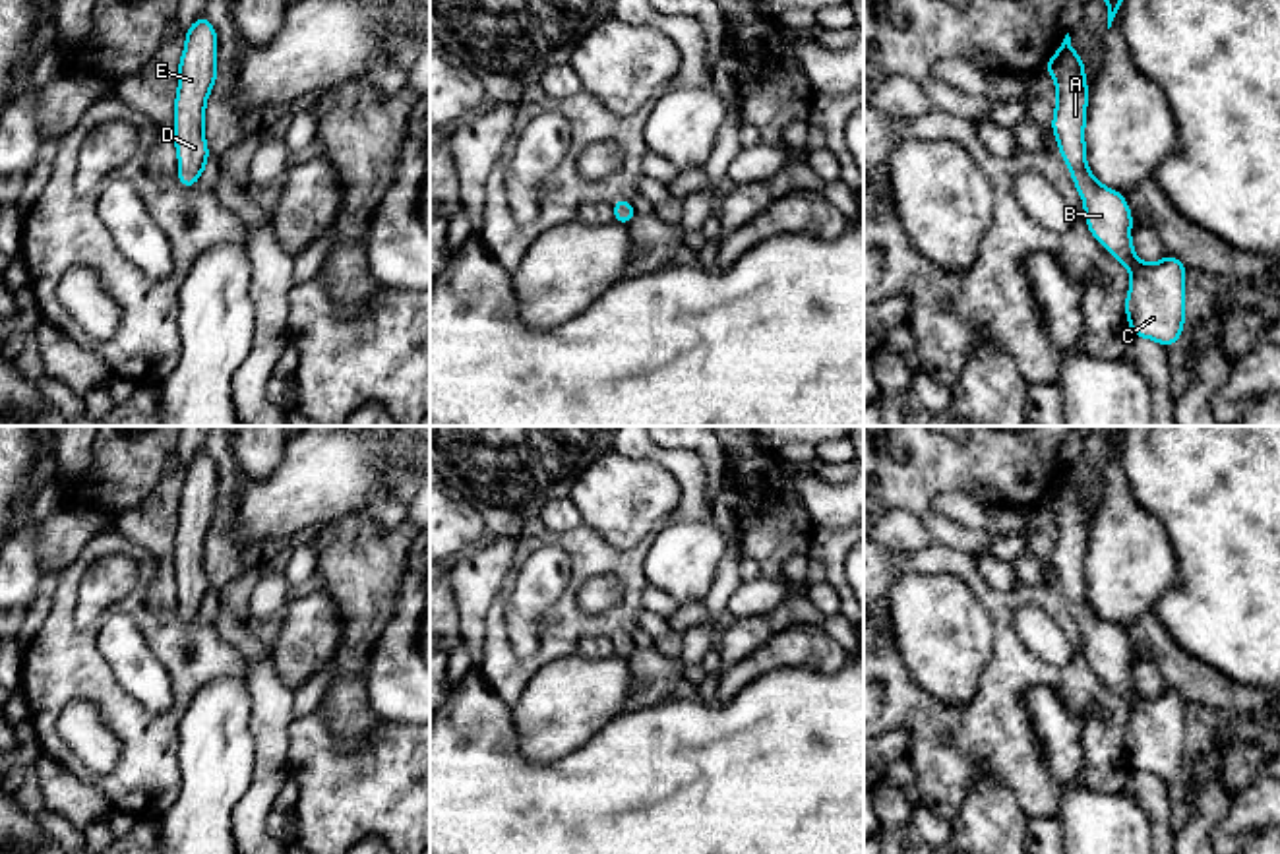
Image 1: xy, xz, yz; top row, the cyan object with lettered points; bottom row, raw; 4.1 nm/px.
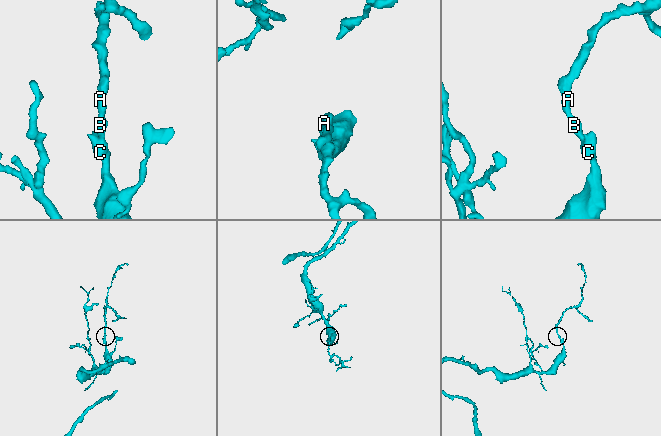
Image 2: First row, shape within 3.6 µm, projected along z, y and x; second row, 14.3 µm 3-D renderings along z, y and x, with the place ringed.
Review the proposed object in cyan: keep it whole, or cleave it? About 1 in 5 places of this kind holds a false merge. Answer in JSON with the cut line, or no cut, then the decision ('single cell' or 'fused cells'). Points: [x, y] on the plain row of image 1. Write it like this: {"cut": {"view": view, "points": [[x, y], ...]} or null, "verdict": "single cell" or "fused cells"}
{"cut": null, "verdict": "single cell"}

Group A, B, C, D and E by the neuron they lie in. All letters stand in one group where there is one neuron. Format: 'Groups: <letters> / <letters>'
Groups: A B C D E

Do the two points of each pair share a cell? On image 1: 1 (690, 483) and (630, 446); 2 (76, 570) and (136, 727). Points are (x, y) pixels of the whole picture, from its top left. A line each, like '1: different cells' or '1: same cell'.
1: same cell
2: same cell

